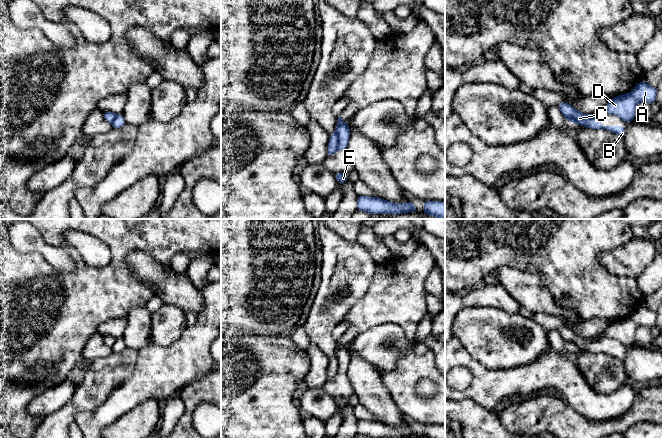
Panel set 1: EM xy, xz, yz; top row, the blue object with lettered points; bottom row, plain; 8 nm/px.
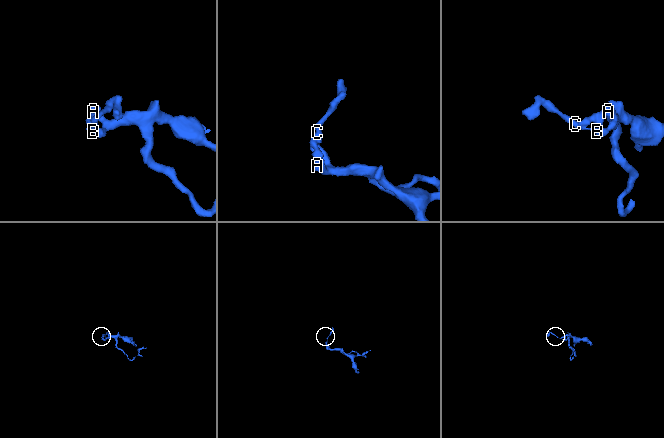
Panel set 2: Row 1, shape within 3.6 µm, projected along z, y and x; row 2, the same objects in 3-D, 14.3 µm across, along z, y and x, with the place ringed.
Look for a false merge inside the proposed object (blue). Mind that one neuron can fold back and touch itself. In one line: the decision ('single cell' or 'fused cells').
fused cells

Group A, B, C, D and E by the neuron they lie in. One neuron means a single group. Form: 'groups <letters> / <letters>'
groups A B C / D E

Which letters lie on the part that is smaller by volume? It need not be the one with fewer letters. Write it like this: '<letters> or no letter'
D, E

